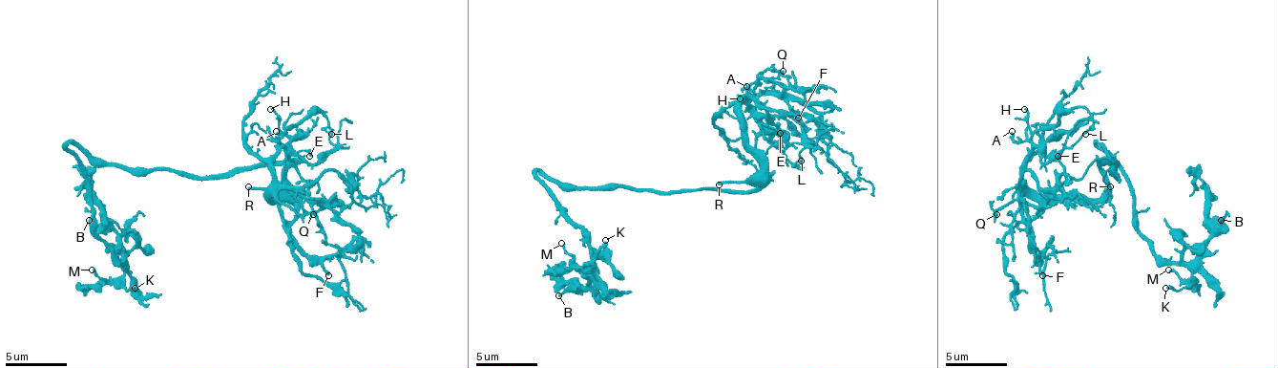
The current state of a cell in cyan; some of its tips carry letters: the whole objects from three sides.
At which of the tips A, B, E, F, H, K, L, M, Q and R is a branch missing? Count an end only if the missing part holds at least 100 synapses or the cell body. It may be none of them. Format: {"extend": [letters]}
{"extend": ["R"]}

